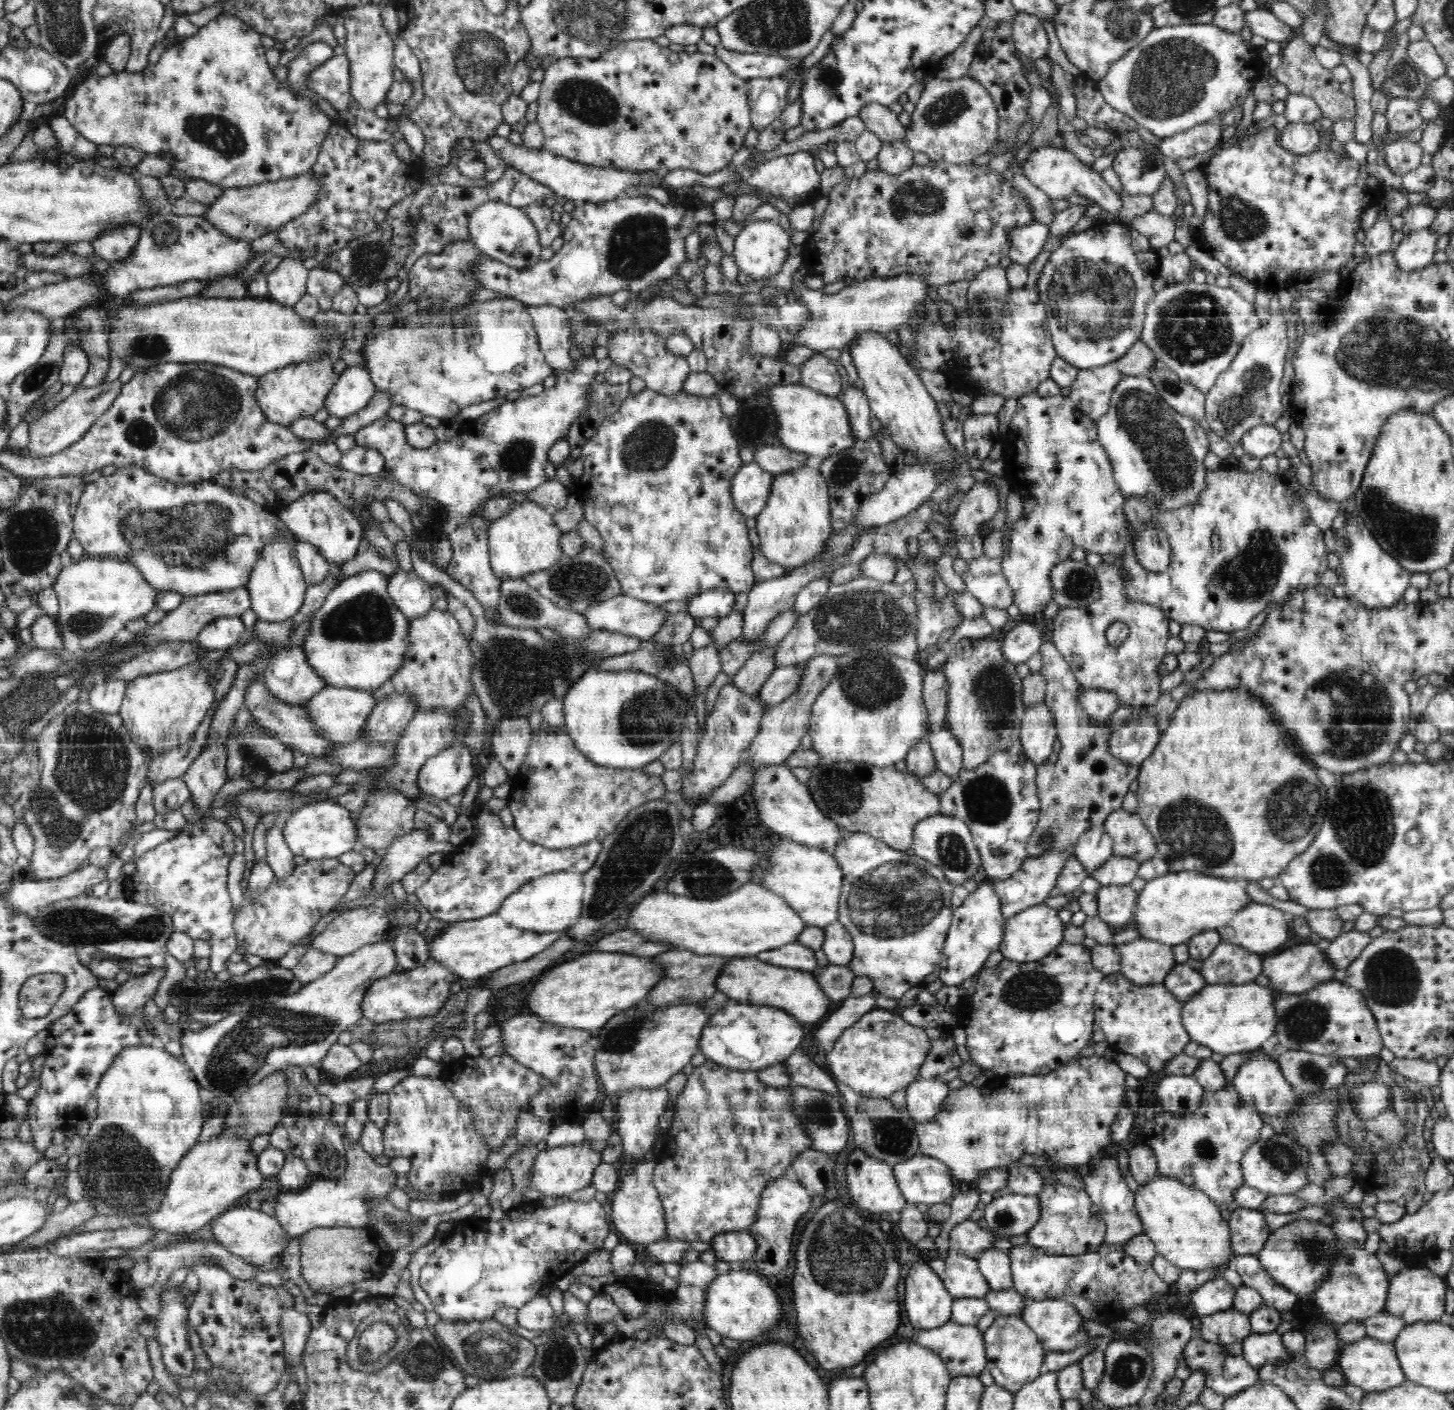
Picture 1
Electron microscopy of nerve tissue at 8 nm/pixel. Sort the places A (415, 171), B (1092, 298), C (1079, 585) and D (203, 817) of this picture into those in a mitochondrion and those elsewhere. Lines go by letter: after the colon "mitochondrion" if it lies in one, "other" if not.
A: other
B: mitochondrion
C: mitochondrion
D: other

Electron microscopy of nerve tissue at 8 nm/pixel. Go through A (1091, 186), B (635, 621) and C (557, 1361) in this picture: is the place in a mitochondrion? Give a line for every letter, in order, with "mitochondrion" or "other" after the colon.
A: other
B: other
C: mitochondrion

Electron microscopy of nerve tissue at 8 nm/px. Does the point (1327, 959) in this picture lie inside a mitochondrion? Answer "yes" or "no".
no

